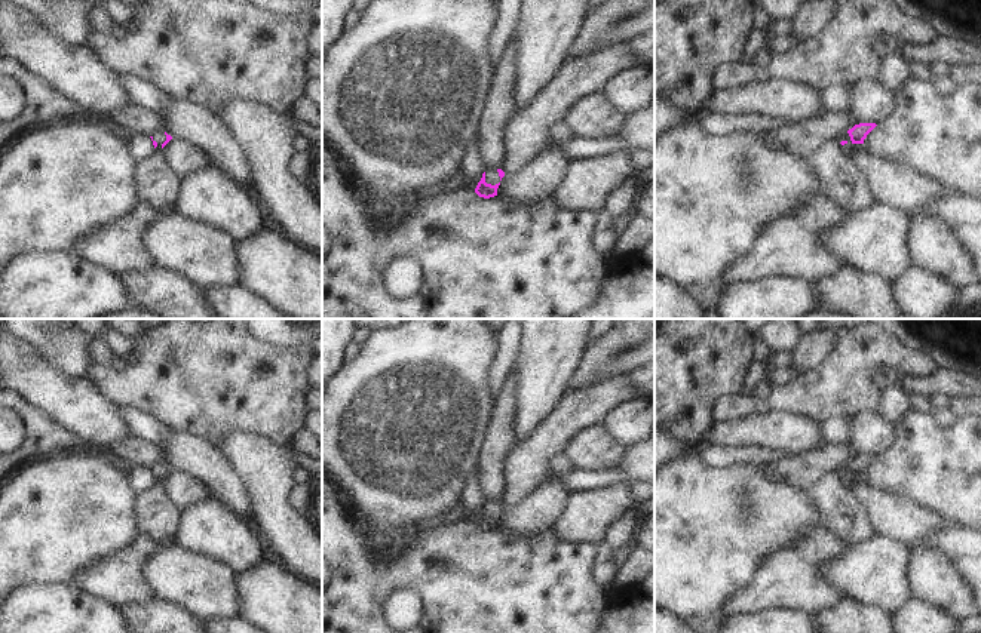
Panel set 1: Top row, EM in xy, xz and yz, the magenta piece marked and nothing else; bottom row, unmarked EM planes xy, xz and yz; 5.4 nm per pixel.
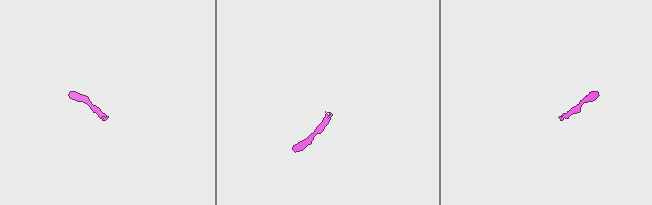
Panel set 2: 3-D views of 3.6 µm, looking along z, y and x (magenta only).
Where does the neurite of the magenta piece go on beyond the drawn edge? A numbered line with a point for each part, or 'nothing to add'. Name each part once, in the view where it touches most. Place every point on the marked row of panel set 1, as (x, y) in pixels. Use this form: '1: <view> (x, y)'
1: xz (491, 175)

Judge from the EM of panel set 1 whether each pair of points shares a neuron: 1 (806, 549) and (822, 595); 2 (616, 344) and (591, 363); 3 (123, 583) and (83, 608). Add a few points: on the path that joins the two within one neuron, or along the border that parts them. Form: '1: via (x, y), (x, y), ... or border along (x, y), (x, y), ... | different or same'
1: via (806, 561), (806, 578), (811, 583) | same
2: via (610, 344), (597, 358) | same
3: border along (70, 584), (119, 608) | different

